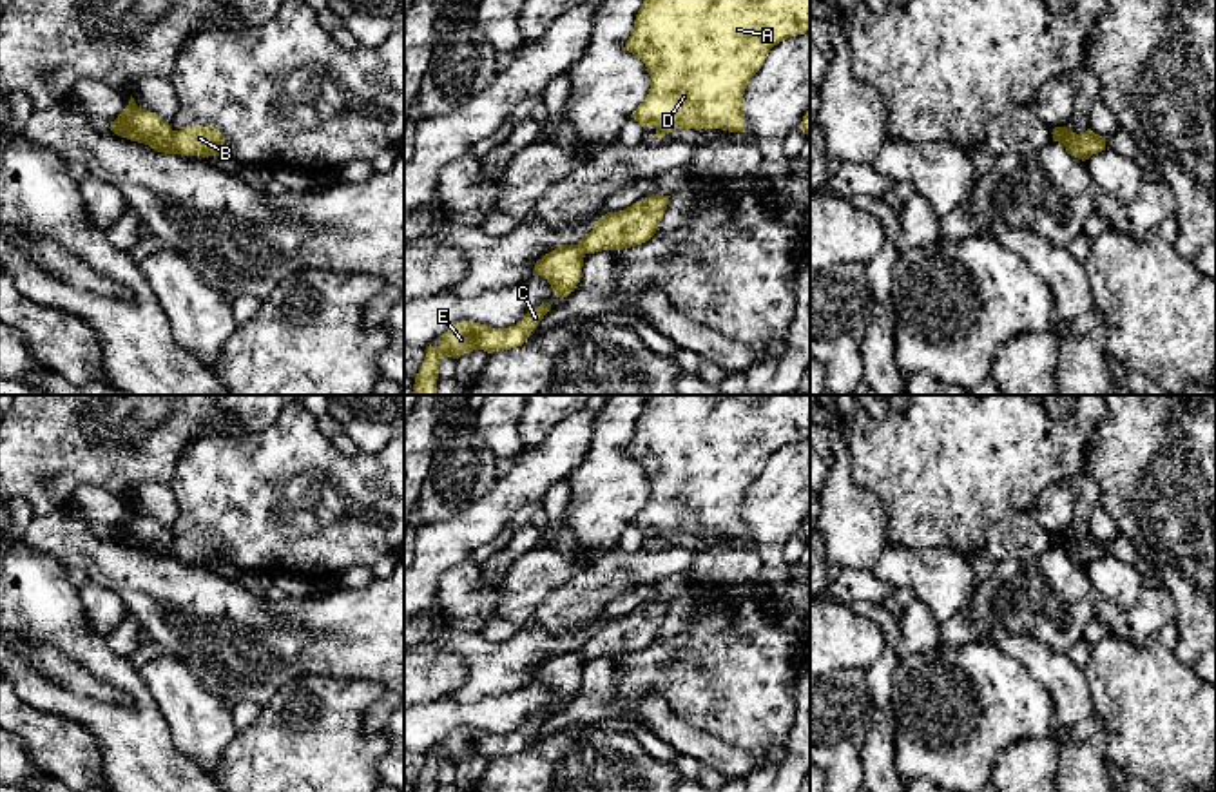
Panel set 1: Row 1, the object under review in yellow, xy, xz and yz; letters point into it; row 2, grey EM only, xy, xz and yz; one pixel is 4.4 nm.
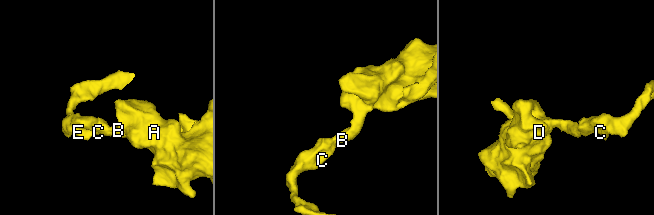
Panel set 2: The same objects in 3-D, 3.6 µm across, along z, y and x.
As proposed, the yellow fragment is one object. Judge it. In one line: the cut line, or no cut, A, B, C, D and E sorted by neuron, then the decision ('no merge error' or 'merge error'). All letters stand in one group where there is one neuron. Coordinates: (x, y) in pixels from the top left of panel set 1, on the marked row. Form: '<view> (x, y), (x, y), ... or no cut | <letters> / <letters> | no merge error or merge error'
xy (171, 131), (176, 153) | A B D / C E | merge error

